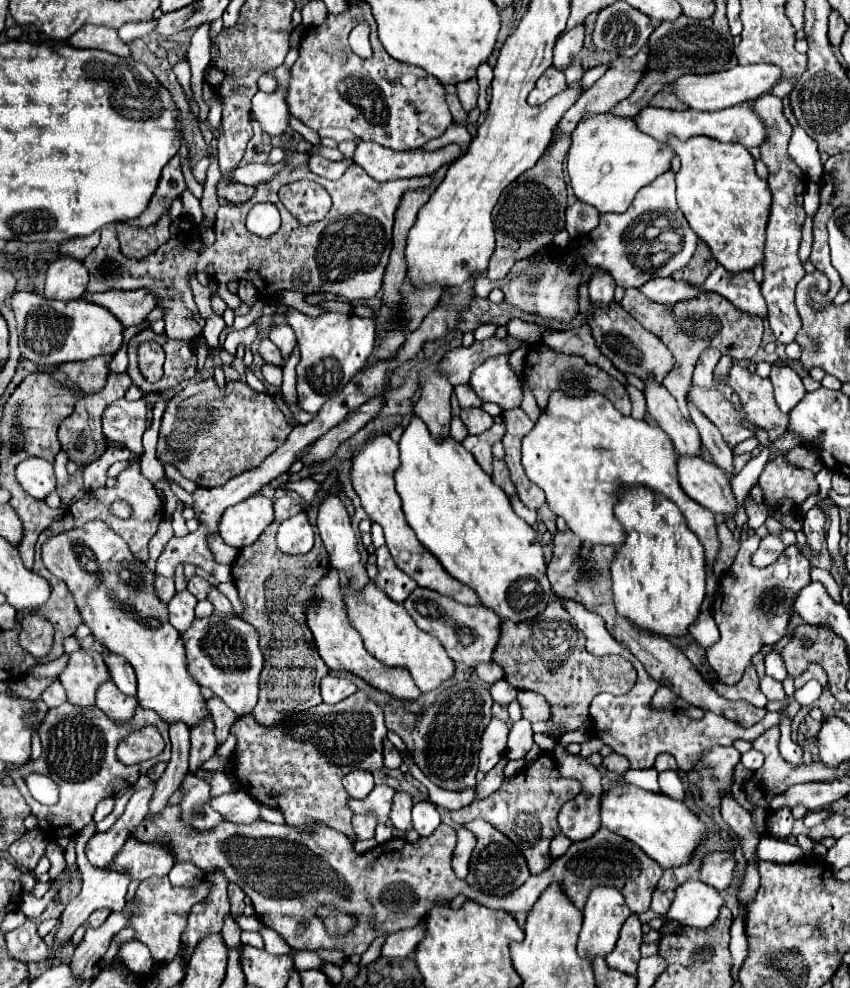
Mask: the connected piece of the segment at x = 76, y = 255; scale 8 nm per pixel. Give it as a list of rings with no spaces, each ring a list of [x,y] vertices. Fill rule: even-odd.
[[[99,231],[89,237],[77,237],[59,245],[59,253],[73,259],[85,259],[99,245]]]

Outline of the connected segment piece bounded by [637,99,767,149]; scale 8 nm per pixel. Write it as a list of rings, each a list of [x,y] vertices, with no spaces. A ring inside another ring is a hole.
[[[749,99],[747,103],[739,103],[735,107],[727,107],[723,111],[711,111],[711,113],[709,111],[693,111],[693,109],[669,111],[669,109],[659,109],[659,107],[647,107],[639,113],[637,127],[643,133],[659,139],[661,143],[665,143],[669,133],[675,133],[683,141],[689,137],[695,137],[695,135],[707,135],[707,137],[713,137],[723,143],[741,143],[747,149],[761,147],[765,143],[765,135],[767,135],[767,125],[755,111],[755,99]]]

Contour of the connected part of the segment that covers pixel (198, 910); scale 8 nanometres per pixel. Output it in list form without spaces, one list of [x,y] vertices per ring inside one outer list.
[[[211,873],[207,879],[213,883],[209,897],[197,903],[191,913],[187,927],[181,935],[183,957],[189,961],[189,955],[195,951],[197,943],[211,933],[221,933],[225,917],[229,915],[229,901],[227,901],[227,879],[221,873]]]

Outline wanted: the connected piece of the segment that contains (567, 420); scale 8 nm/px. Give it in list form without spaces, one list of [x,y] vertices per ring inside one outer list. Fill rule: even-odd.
[[[555,391],[535,427],[523,437],[523,467],[529,481],[543,489],[551,511],[563,517],[577,537],[619,547],[625,541],[625,531],[613,515],[613,505],[623,487],[645,485],[679,505],[705,547],[707,563],[713,565],[719,551],[715,515],[683,493],[675,475],[675,461],[677,453],[665,431],[621,415],[603,395],[577,397]]]

